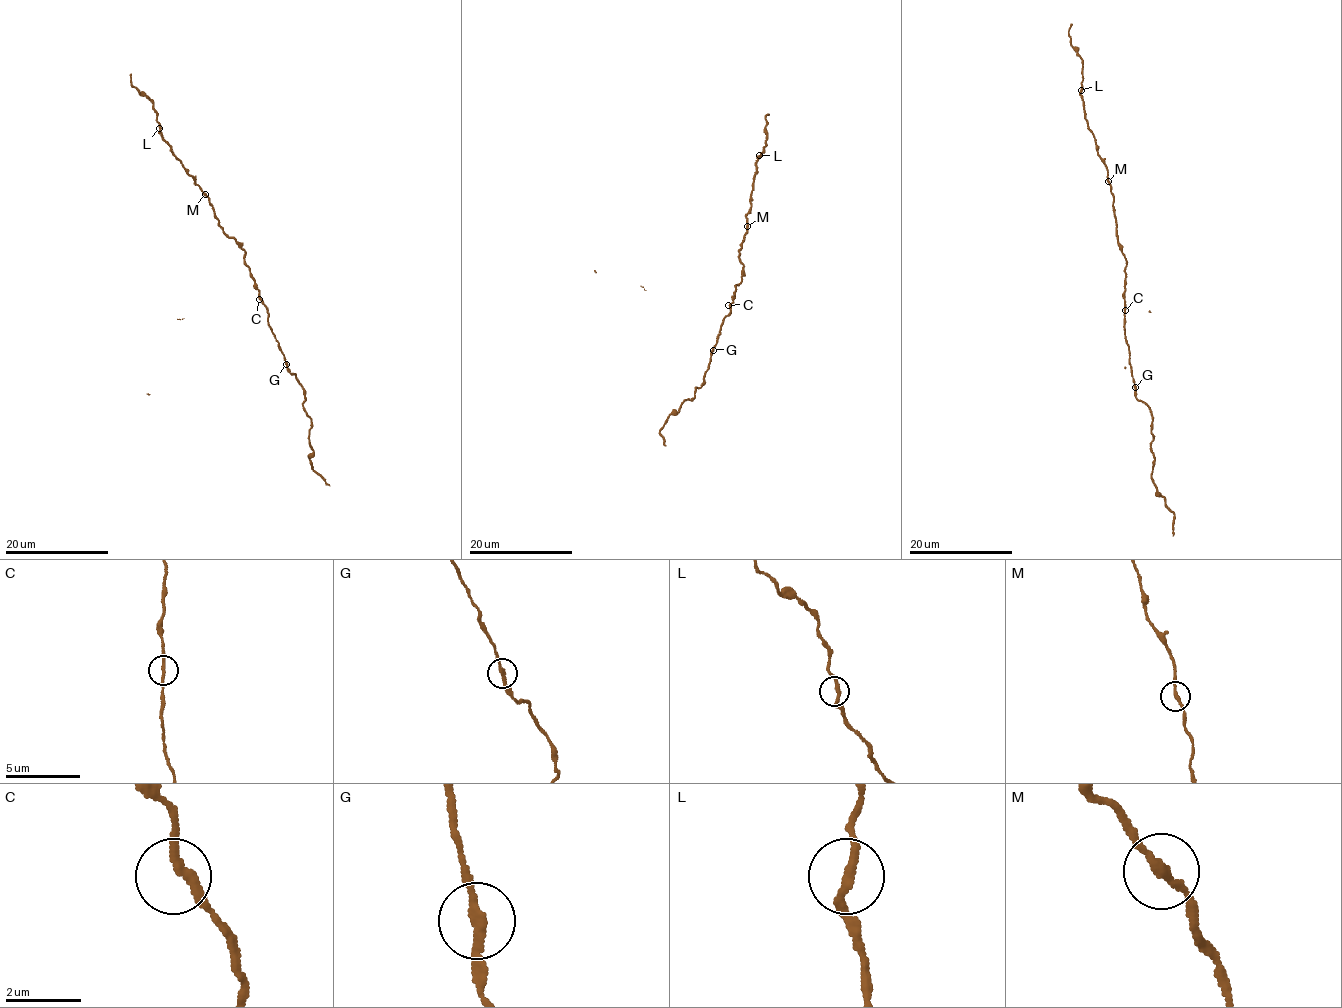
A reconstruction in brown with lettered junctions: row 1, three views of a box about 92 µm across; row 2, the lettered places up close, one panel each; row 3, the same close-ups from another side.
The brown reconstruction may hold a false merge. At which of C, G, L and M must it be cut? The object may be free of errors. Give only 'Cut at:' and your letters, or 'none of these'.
Cut at: G

